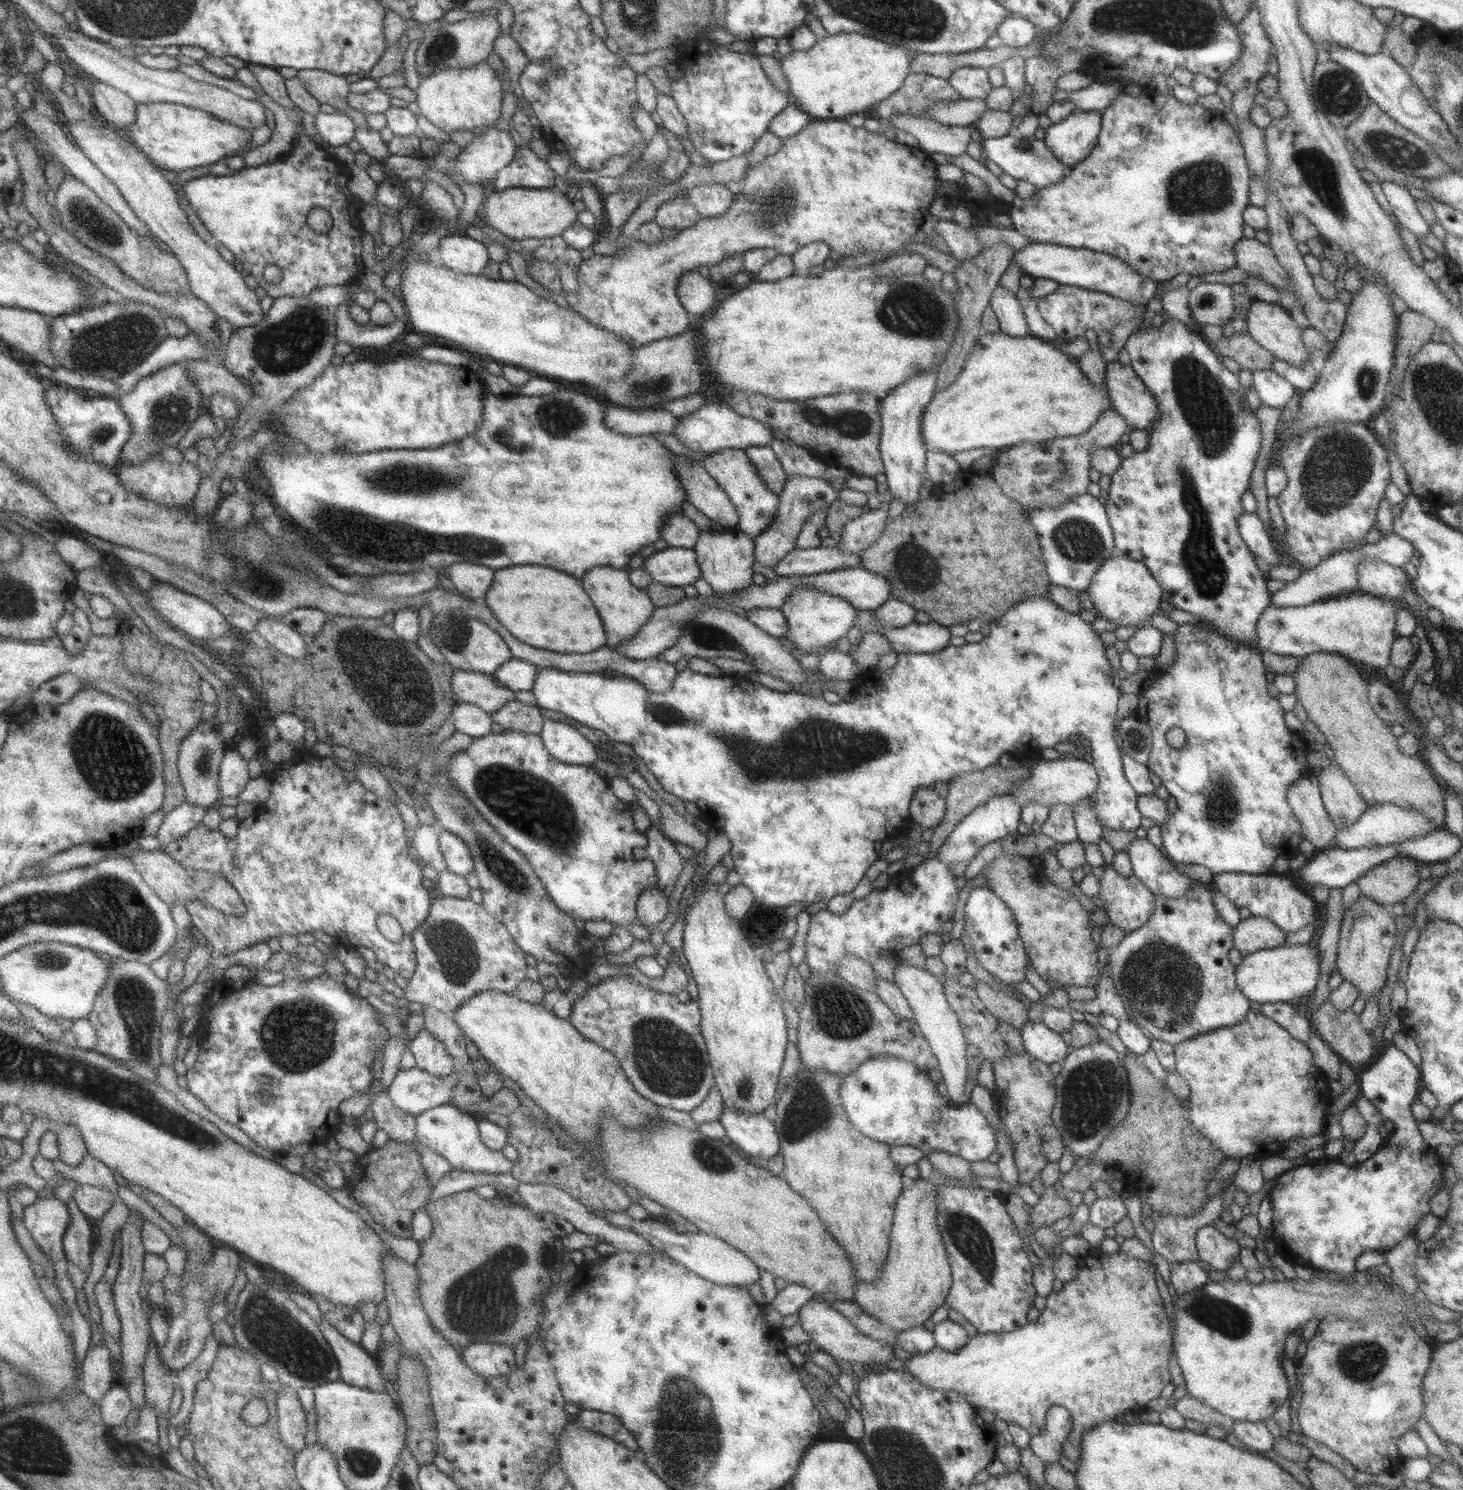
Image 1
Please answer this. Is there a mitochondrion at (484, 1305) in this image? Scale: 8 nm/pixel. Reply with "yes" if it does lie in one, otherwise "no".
yes

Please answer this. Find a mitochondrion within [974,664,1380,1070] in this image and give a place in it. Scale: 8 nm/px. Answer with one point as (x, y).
(1165, 988)

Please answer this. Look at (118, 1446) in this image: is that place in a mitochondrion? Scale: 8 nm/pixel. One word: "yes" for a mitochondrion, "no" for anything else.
no

